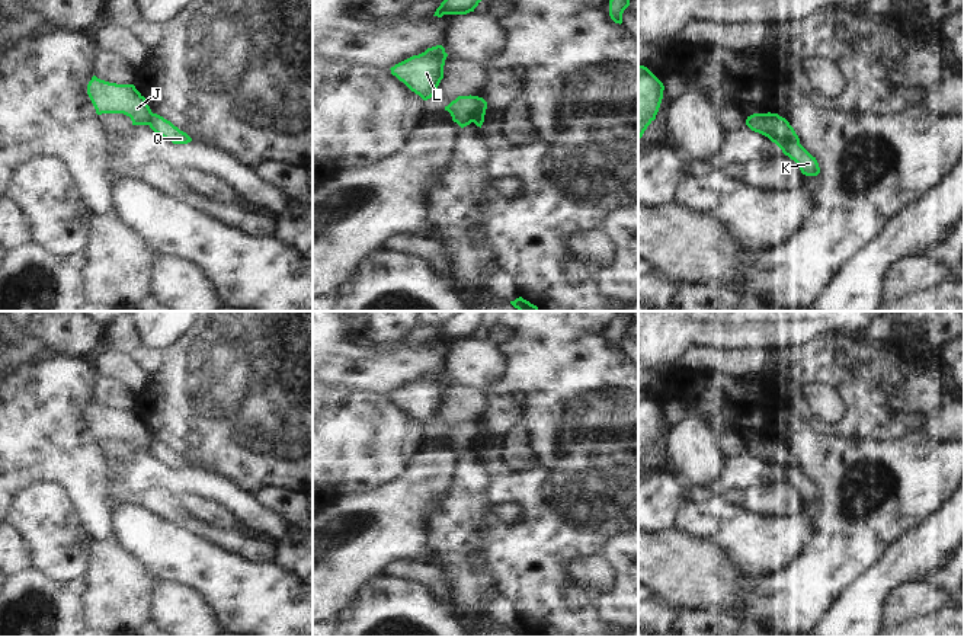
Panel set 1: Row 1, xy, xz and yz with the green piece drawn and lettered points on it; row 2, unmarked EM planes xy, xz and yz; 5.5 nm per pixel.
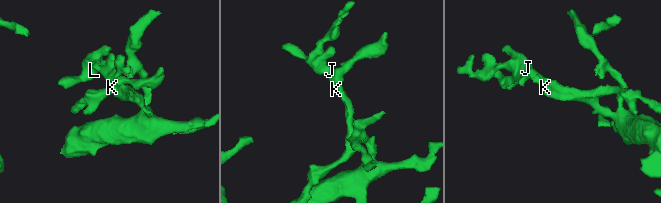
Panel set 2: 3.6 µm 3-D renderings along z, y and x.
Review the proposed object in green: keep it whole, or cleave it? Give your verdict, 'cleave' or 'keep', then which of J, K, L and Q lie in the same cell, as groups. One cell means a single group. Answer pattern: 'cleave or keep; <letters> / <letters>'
cleave; J K L / Q

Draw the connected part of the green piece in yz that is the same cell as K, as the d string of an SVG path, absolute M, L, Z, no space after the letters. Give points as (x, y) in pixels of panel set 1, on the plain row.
M779 467L775 468L785 481L797 489L801 499L806 502L817 502L820 499L819 489L800 468Z

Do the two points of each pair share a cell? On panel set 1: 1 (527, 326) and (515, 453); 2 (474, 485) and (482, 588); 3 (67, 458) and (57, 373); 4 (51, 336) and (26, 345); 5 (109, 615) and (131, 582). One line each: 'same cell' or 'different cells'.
1: same cell
2: same cell
3: same cell
4: different cells
5: same cell

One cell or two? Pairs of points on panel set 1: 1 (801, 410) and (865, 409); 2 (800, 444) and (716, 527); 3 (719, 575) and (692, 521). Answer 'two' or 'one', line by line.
1: one
2: two
3: two

